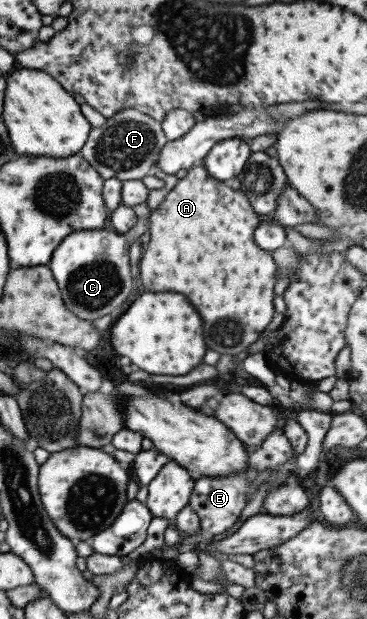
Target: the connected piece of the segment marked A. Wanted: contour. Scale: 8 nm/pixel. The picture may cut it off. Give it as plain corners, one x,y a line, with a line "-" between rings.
194,164
178,175
174,187
158,206
149,212
148,244
139,256
140,282
146,290
150,288
152,292
168,290
184,294
202,318
204,346
218,354
234,356
248,348
252,342
256,342
258,334
266,328
275,311
272,290
276,266
271,253
260,250
252,240
252,232
258,223
258,215
242,191
233,190
224,181
215,180
200,164

